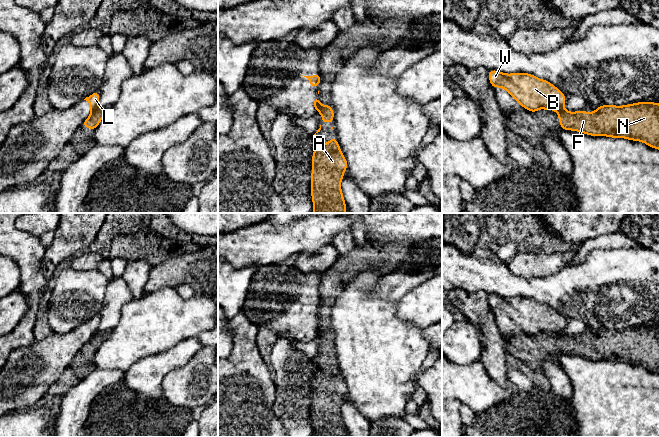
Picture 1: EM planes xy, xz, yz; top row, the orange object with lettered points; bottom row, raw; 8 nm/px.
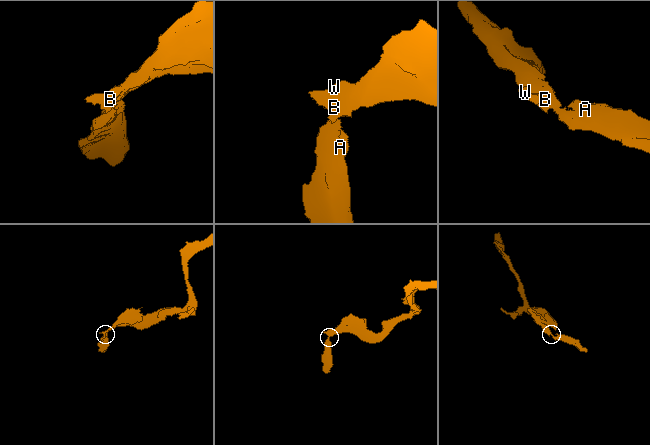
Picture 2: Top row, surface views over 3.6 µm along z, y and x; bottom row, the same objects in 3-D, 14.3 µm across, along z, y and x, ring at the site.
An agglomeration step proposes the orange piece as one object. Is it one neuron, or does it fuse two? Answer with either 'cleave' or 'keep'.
cleave

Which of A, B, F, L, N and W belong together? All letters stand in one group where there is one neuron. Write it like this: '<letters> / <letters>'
A F N / B L W

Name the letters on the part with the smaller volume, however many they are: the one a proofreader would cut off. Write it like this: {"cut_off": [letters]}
{"cut_off": ["A", "F", "N"]}

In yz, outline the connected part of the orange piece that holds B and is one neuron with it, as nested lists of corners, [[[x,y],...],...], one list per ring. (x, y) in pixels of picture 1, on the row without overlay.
[[[489,294],[491,310],[505,313],[523,332],[536,338],[537,334],[559,335],[563,333],[566,320],[547,304],[529,297],[505,298]]]

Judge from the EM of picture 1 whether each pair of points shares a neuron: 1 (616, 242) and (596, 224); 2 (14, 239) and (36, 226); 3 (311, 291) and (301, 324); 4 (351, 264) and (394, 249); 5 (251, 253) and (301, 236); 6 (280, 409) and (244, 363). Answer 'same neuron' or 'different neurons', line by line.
1: different neurons
2: different neurons
3: same neuron
4: same neuron
5: same neuron
6: different neurons

